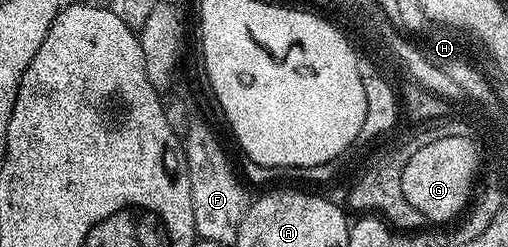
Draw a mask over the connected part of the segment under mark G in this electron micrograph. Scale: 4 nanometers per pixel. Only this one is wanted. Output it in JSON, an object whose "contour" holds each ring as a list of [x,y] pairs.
{"contour":[[[469,136],[439,138],[418,158],[412,159],[409,170],[404,174],[402,192],[410,196],[413,203],[419,203],[420,214],[424,214],[427,222],[435,220],[435,225],[442,226],[445,220],[452,219],[454,215],[457,217],[470,204],[475,191],[474,179],[478,174],[480,176],[477,147],[479,145]]]}

